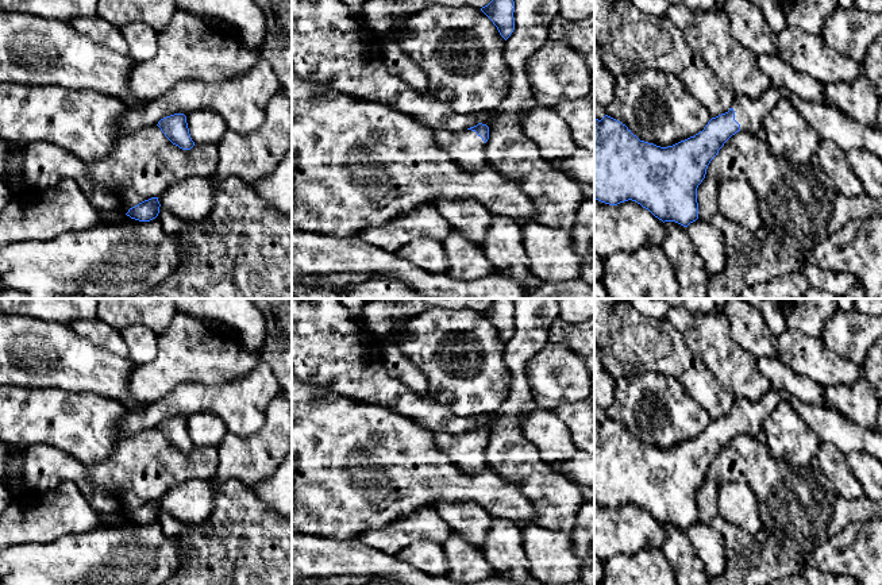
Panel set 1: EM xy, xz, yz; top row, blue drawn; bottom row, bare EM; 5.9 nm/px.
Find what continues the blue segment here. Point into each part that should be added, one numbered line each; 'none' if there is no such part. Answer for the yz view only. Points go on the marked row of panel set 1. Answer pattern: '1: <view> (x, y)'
1: yz (831, 124)

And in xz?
1: xz (465, 147)

